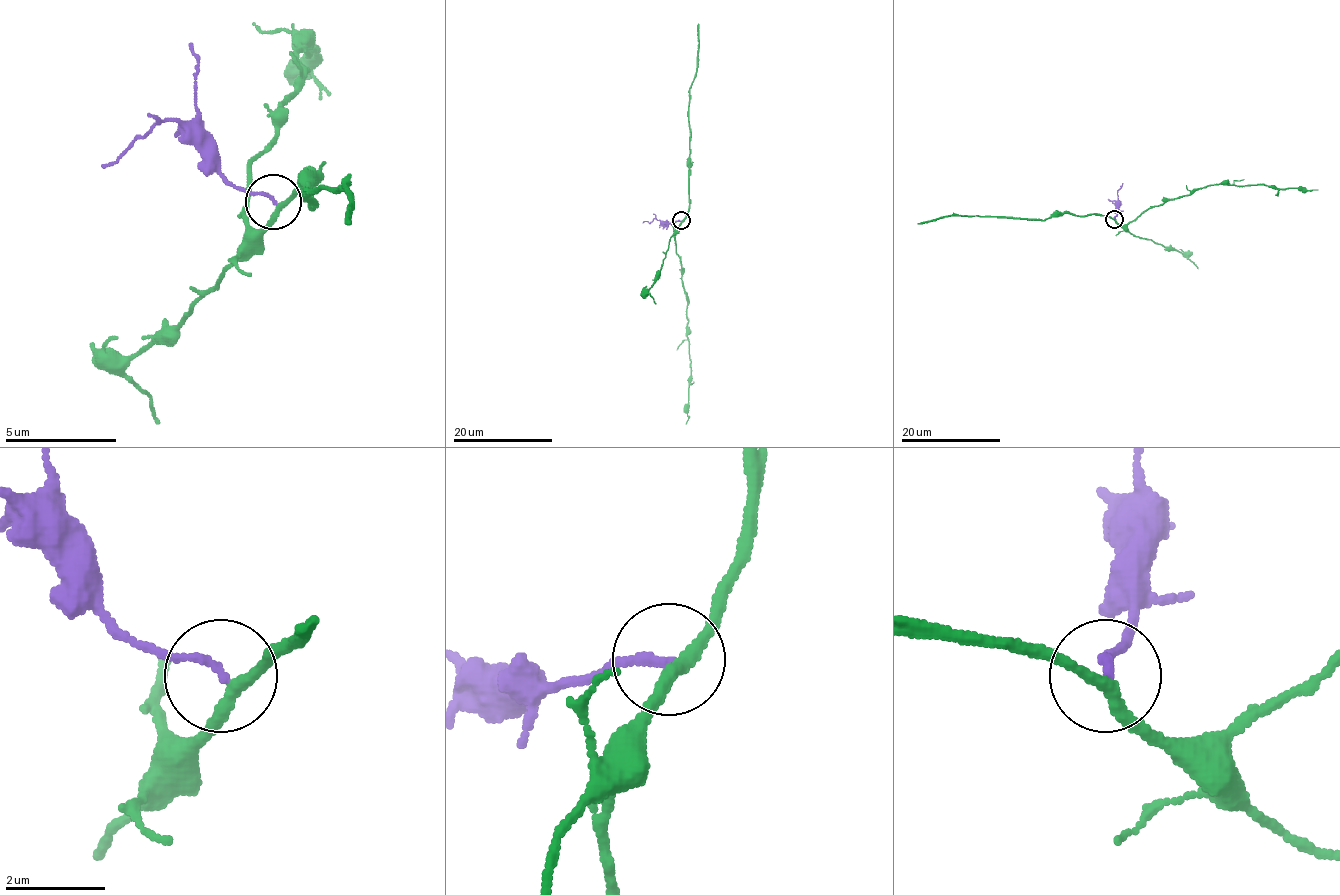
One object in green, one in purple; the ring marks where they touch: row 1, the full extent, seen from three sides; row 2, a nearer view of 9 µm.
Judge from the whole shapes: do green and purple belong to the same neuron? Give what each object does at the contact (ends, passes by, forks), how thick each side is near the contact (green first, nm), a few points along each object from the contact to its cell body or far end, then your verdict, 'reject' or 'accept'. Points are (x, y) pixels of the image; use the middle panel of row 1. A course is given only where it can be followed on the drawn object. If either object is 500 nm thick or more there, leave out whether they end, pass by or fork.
green passes by; purple ends there; 240 nm thick on the green side, 180 nm on the other; green runs (681, 221), (675, 236), (675, 252), (680, 259), (688, 303), (690, 372), (685, 423); purple runs (681, 221), (663, 223), (655, 218), (643, 222); accept

